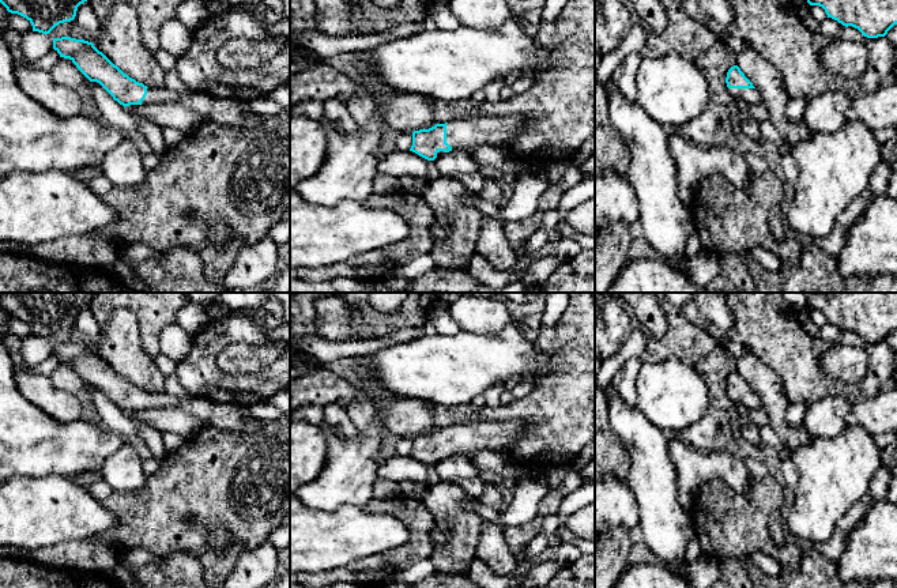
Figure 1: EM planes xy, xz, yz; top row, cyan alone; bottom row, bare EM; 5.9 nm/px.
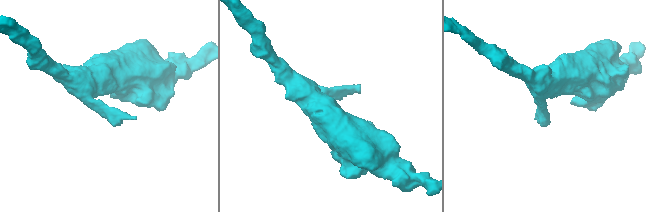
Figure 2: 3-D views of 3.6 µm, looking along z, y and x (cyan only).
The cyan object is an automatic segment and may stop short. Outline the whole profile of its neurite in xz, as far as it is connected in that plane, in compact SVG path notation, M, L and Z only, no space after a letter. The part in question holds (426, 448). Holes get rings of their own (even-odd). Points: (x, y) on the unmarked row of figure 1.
M489 421L436 429L429 434L412 437L410 456L434 466L452 455L471 457L479 451L506 451L524 429L525 423L513 421Z

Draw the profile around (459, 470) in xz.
M452 455L434 464L441 482L453 483L463 489L472 500L480 502L486 483L482 480L479 468L471 457Z

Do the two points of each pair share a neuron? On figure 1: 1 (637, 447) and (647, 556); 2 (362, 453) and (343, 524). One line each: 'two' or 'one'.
1: two
2: two

